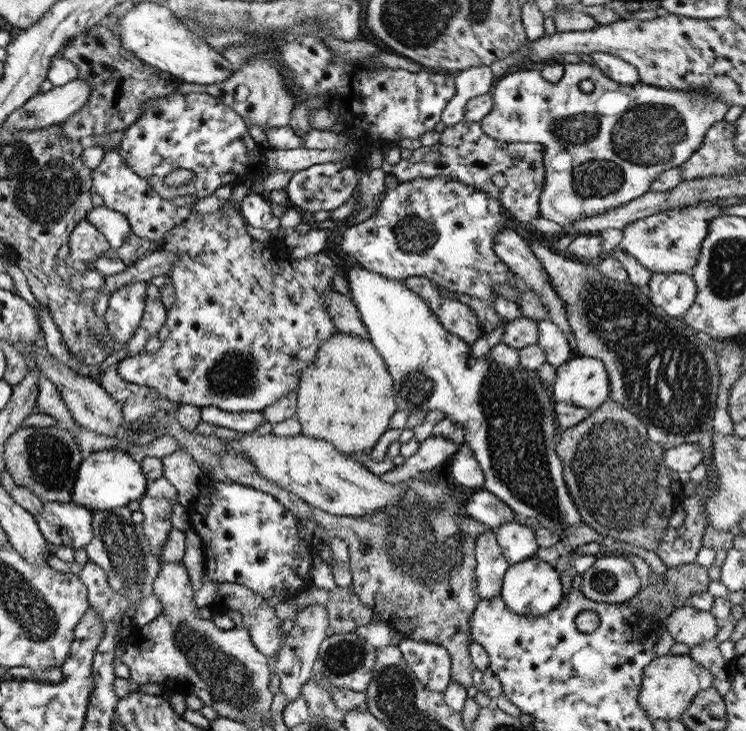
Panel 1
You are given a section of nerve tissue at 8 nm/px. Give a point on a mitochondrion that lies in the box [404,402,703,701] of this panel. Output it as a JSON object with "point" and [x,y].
{"point":[625,447]}

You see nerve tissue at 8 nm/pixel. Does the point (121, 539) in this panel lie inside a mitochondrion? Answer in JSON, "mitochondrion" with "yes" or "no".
{"mitochondrion":"yes"}

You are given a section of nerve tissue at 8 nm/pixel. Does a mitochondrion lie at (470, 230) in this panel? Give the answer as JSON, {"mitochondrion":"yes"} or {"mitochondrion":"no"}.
{"mitochondrion":"no"}

